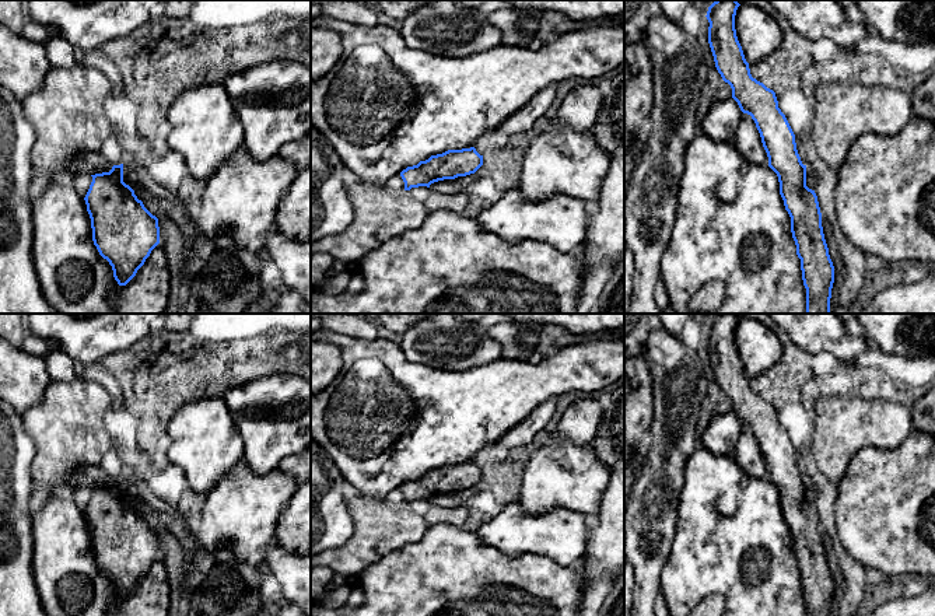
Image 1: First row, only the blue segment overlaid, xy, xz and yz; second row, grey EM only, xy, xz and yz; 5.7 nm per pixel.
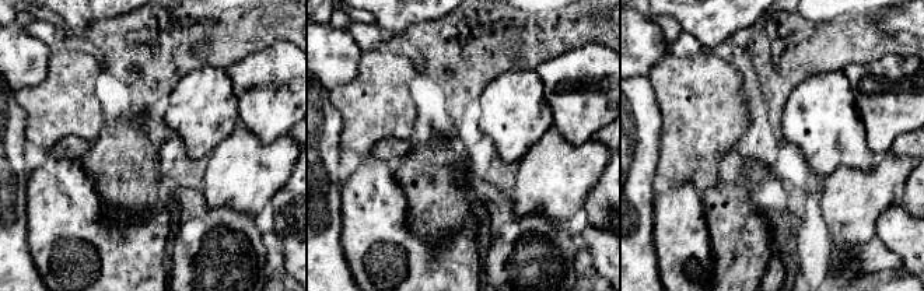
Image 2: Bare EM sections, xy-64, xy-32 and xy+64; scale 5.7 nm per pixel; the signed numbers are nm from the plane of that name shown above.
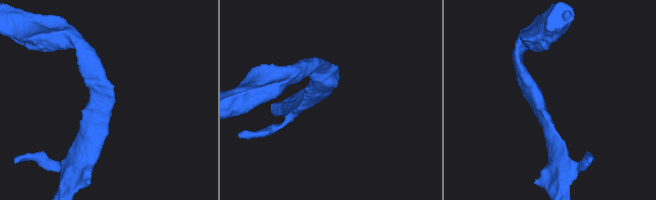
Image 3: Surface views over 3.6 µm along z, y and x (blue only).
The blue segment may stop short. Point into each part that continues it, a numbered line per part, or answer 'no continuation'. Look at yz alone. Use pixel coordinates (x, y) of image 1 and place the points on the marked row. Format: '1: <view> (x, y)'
no continuation

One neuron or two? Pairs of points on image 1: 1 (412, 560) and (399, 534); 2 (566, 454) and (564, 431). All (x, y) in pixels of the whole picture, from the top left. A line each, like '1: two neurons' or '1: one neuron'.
1: two neurons
2: two neurons

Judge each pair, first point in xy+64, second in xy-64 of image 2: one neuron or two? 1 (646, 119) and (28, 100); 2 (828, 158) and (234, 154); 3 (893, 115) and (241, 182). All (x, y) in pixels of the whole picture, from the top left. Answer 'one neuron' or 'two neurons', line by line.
1: two neurons
2: two neurons
3: two neurons

